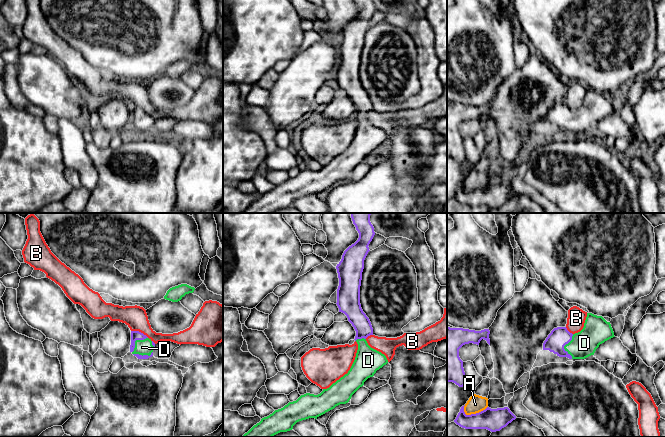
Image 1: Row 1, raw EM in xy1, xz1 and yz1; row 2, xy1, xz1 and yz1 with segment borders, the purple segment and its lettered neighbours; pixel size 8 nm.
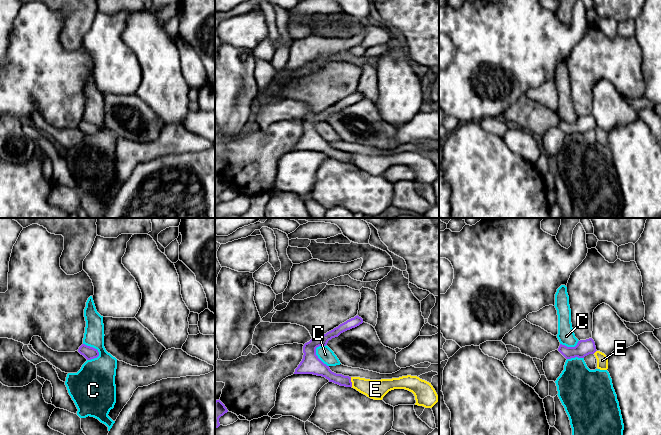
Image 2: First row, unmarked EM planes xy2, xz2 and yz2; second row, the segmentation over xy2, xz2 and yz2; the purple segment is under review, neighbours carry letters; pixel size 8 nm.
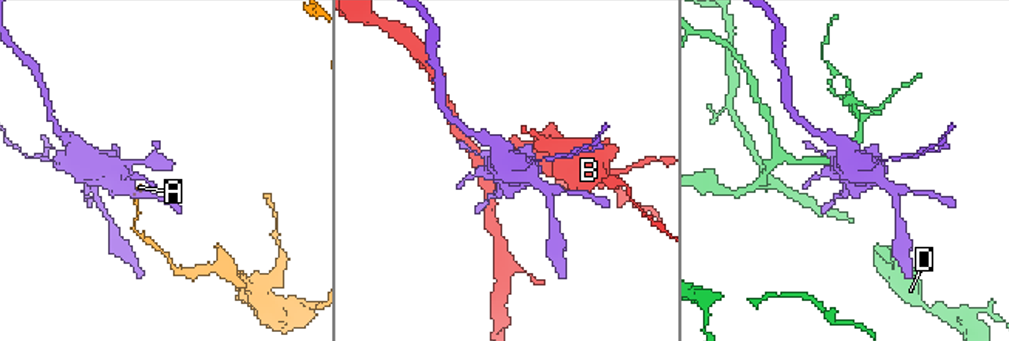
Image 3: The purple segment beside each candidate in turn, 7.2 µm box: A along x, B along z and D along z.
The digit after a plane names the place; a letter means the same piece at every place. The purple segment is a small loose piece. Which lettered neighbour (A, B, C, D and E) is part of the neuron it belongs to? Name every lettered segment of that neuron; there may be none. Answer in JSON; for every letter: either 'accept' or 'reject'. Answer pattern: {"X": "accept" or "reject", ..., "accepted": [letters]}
{"A": "reject", "B": "reject", "C": "reject", "D": "accept", "E": "reject", "accepted": ["D"]}

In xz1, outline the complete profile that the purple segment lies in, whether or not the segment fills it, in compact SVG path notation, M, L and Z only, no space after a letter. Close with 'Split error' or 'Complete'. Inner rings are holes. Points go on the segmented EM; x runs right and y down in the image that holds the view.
M351 213L359 238L344 251L341 261L336 266L339 278L336 304L339 312L344 313L354 327L354 340L358 344L350 370L320 394L301 395L296 401L289 402L283 408L262 418L242 437L273 437L280 432L292 430L299 421L317 419L336 406L348 403L364 382L388 363L386 356L371 348L366 341L368 336L373 335L373 328L360 304L364 260L375 235L370 215L371 213Z. Split error

